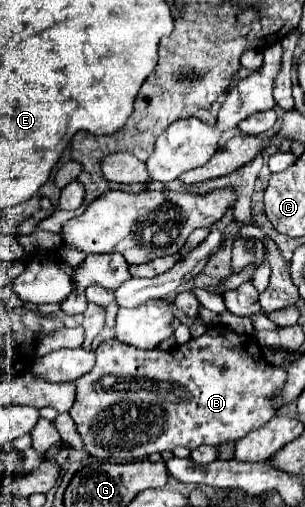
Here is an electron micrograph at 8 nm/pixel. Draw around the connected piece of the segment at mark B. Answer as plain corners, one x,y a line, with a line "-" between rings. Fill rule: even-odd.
212,326
202,336
174,350
138,350
110,338
96,348
94,368
76,380
78,392
70,416
76,422
88,454
98,460
110,458
110,462
122,464
134,462
134,458
146,458
152,452
174,450
176,446
194,450
202,444
216,446
228,440
240,440
276,416
278,408
270,404
270,396
276,396
284,382
286,372
266,362
252,336
236,334
226,326

